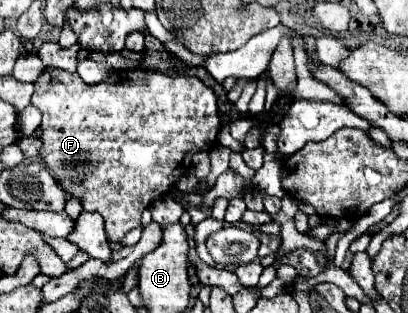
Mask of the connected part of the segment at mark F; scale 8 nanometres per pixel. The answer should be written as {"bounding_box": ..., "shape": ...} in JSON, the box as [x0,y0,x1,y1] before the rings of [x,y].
{"bounding_box":[31,68,219,242],"shape":[[[45,68],[43,74],[35,80],[35,92],[31,98],[31,104],[41,110],[43,120],[41,120],[41,150],[39,150],[39,158],[43,160],[43,164],[47,166],[47,170],[53,174],[53,178],[59,182],[59,186],[63,188],[65,194],[77,198],[83,206],[83,212],[99,212],[105,218],[105,230],[107,230],[107,238],[111,242],[121,242],[123,236],[131,230],[141,226],[141,214],[145,208],[149,208],[157,198],[165,196],[171,188],[175,188],[175,182],[185,174],[187,170],[187,156],[197,154],[201,150],[211,150],[213,144],[217,142],[217,134],[219,134],[219,116],[217,116],[217,96],[213,92],[213,88],[205,86],[197,76],[177,76],[171,78],[167,74],[161,72],[145,72],[145,70],[117,70],[113,76],[109,76],[107,80],[99,82],[99,84],[87,84],[83,82],[77,74],[69,74],[61,68]]]}

